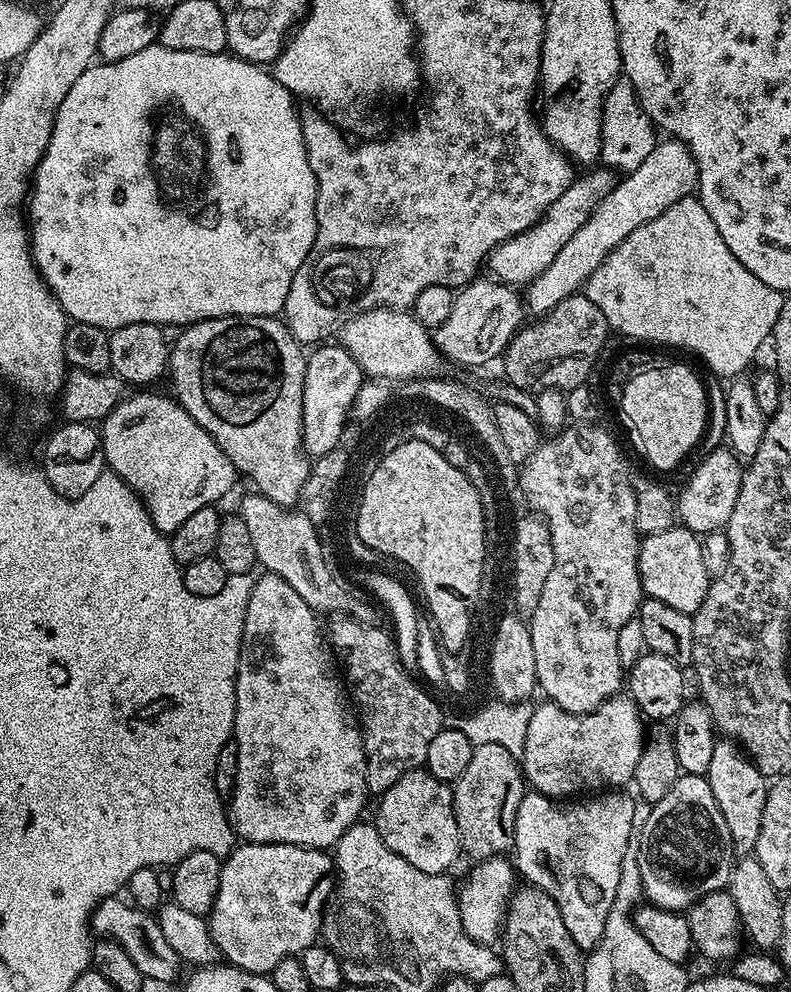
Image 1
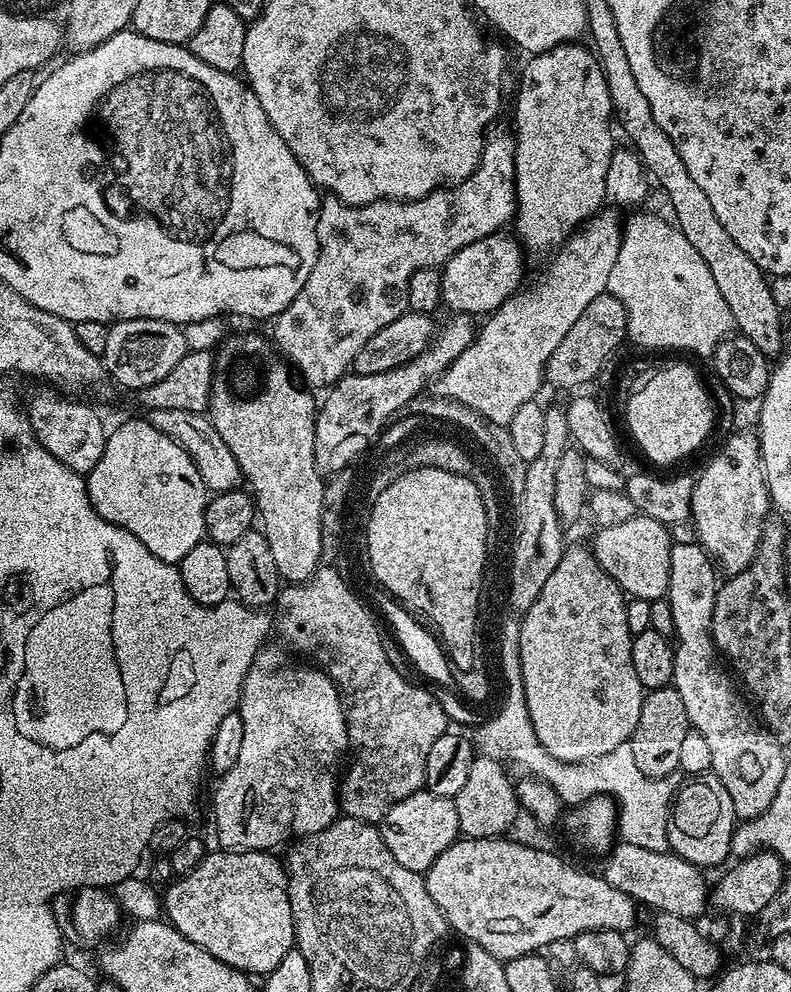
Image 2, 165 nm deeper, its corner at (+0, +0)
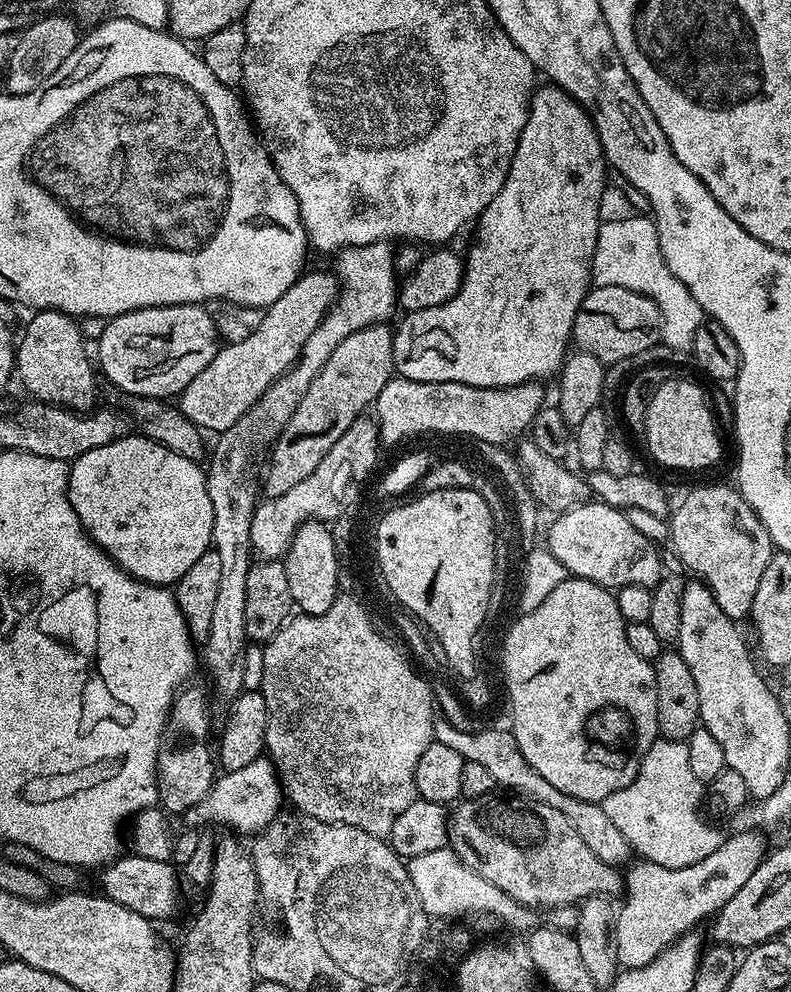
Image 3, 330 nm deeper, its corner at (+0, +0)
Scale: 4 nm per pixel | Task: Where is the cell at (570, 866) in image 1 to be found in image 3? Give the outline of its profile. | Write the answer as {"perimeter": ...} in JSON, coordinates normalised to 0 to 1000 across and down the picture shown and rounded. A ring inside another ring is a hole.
{"perimeter":[[[949,838],[936,839],[932,843],[923,844],[922,847],[920,844],[914,846],[908,857],[903,857],[903,861],[887,865],[887,869],[877,869],[877,873],[843,875],[818,869],[804,869],[809,871],[802,872],[803,870],[800,870],[793,876],[791,902],[788,904],[788,907],[790,906],[789,916],[784,915],[777,920],[776,934],[776,949],[785,977],[810,976],[827,970],[827,966],[832,966],[837,962],[837,958],[842,958],[861,944],[866,944],[885,933],[880,931],[887,930],[890,926],[894,928],[896,925],[904,924],[910,915],[918,913],[918,909],[923,909],[923,905],[928,905],[928,901],[933,901],[933,897],[948,886],[948,881],[953,881],[953,877],[958,877],[962,867],[968,862],[966,847],[961,844],[965,842],[960,838]]]}

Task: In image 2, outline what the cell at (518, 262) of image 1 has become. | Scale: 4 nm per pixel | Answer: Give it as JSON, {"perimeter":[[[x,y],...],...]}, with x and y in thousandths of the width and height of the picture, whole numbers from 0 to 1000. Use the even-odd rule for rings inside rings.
{"perimeter":[[[628,236],[604,240],[604,244],[594,244],[594,248],[584,248],[579,256],[574,256],[555,271],[559,280],[559,306],[565,314],[583,319],[612,321],[627,314],[635,304],[640,304],[646,298],[659,293],[662,282],[662,257],[664,251],[651,237]]]}

